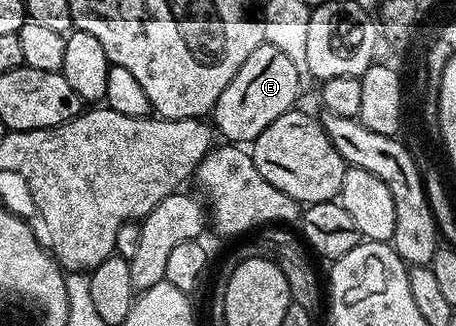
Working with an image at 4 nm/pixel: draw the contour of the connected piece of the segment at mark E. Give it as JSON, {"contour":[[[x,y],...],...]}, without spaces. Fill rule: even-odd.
{"contour":[[[267,44],[254,48],[246,64],[238,68],[234,80],[226,84],[222,96],[218,96],[216,107],[210,118],[221,139],[232,144],[251,144],[256,141],[278,116],[288,113],[297,105],[296,97],[300,94],[302,75],[293,62],[279,48]],[[216,121],[216,122],[215,122]],[[220,129],[220,130],[219,130]],[[245,142],[245,143],[244,143]]]}

